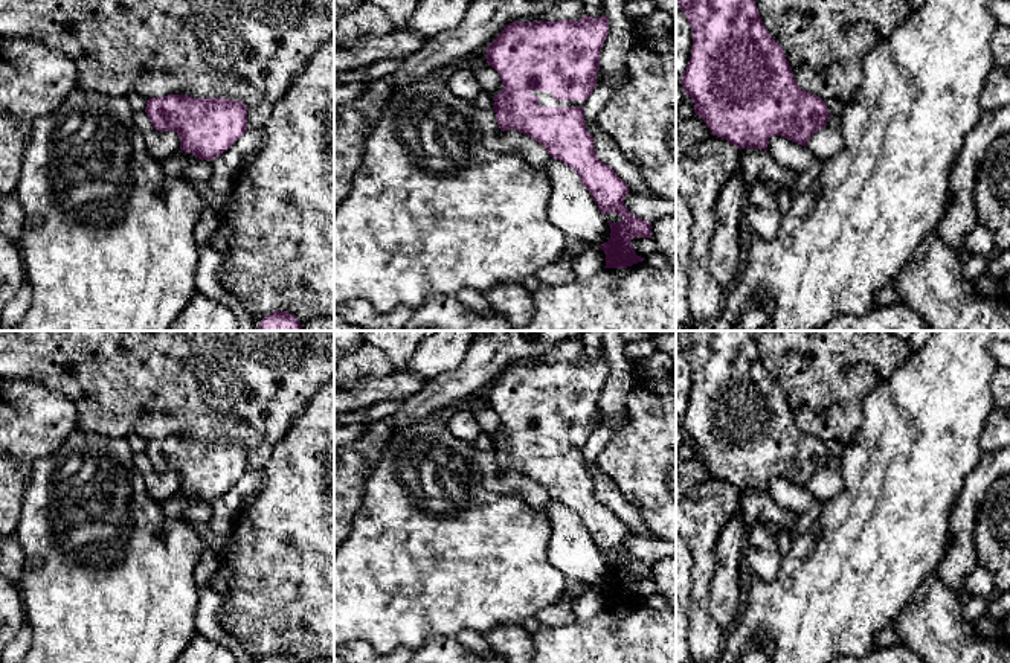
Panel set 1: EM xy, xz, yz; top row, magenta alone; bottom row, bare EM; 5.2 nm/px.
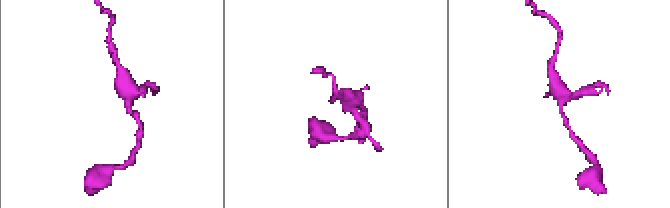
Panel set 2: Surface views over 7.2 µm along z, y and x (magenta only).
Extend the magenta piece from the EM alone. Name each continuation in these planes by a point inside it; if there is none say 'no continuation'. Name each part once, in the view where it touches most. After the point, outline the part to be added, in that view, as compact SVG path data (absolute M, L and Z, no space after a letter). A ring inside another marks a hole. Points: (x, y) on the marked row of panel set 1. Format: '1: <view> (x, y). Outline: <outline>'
1: xz (546, 99). Outline: M531 91L540 102L539 107L584 107L586 101L554 101L551 91Z

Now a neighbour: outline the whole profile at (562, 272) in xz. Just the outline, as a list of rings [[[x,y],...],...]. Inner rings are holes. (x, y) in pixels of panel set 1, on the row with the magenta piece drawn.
[[[565,251],[563,256],[549,267],[543,267],[536,273],[536,277],[543,285],[561,285],[575,282],[574,262],[577,255]]]

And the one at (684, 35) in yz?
[[[676,0],[676,78],[682,78],[691,59],[693,30]]]

